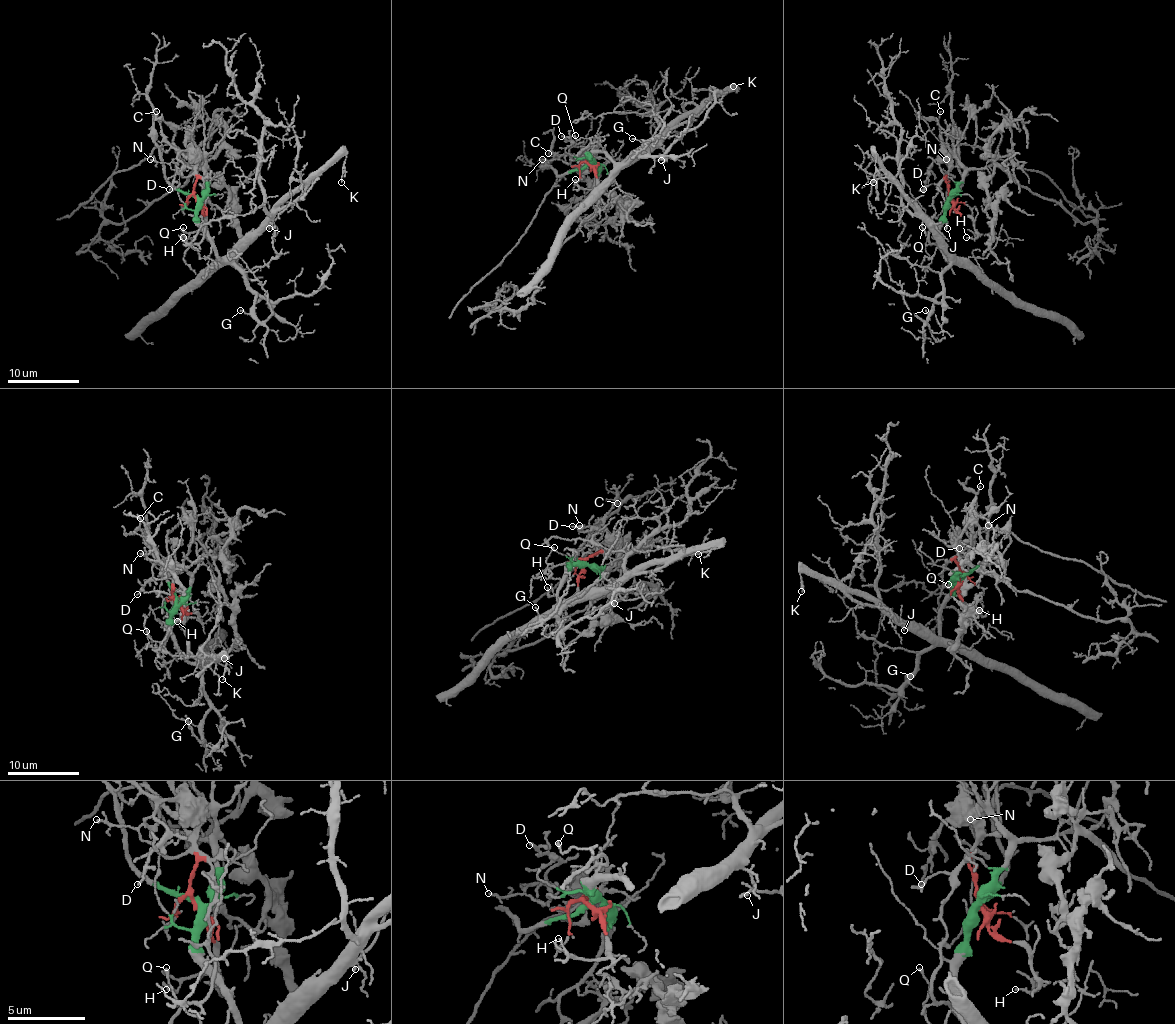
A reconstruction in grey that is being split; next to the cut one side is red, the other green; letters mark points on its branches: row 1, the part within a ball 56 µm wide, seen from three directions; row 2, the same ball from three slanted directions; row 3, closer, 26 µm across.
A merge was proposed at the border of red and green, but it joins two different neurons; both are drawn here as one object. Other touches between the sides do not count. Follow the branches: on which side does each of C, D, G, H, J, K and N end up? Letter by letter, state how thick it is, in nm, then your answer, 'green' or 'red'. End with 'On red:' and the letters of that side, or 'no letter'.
C: calibre 120 nm; red
D: calibre 150 nm; red
G: calibre 120 nm; green
H: calibre 130 nm; red
J: calibre 130 nm; green
K: calibre 100 nm; green
N: calibre 100 nm; red
On red: C, D, H, N

